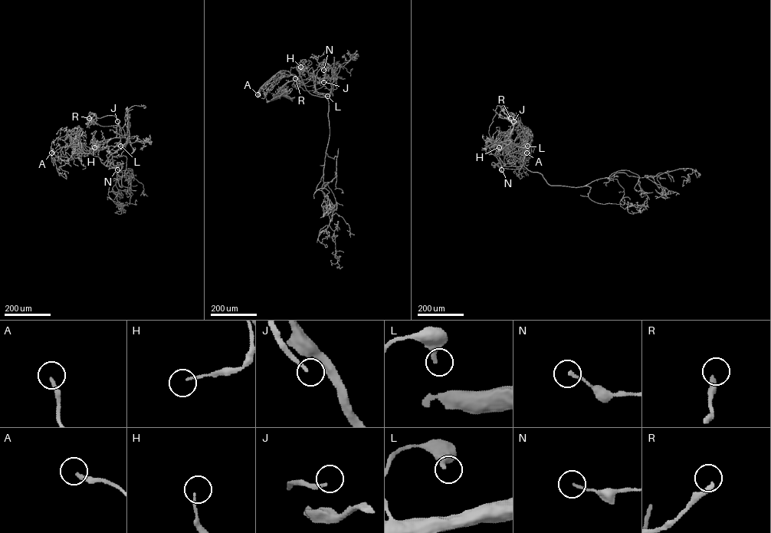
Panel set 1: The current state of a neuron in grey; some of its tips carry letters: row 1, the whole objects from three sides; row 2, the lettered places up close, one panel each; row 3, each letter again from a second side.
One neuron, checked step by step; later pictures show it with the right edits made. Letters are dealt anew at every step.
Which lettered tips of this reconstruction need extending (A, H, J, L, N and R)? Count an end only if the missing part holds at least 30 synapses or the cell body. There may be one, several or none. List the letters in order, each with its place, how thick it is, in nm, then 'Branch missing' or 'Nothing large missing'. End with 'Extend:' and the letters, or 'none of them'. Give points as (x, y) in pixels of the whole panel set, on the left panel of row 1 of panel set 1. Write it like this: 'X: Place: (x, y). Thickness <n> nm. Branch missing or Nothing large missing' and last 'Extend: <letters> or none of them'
A: Place: (51, 152). Thickness 200 nm. Nothing large missing
H: Place: (94, 147). Thickness 110 nm. Nothing large missing
J: Place: (117, 121). Thickness 180 nm. Nothing large missing
L: Place: (120, 146). Thickness 280 nm. Nothing large missing
N: Place: (117, 169). Thickness 120 nm. Nothing large missing
R: Place: (89, 118). Thickness 280 nm. Nothing large missing
Extend: none of them

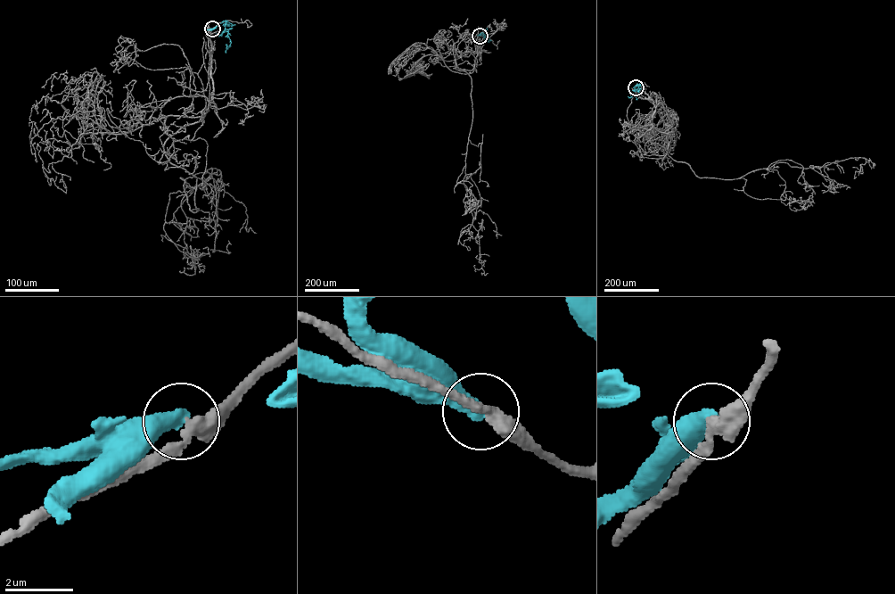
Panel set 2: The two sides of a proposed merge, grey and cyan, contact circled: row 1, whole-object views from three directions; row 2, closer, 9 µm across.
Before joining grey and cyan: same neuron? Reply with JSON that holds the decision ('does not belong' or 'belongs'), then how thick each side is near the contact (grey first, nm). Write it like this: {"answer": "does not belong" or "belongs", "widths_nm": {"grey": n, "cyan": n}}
{"answer": "does not belong", "widths_nm": {"grey": 360, "cyan": 480}}

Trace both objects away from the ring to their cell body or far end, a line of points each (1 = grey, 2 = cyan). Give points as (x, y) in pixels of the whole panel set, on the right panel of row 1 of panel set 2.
1: (636, 87), (628, 109), (628, 119), (638, 127), (653, 128), (651, 120), (655, 106), (644, 88)
2: (636, 87), (641, 84), (637, 94), (628, 96)

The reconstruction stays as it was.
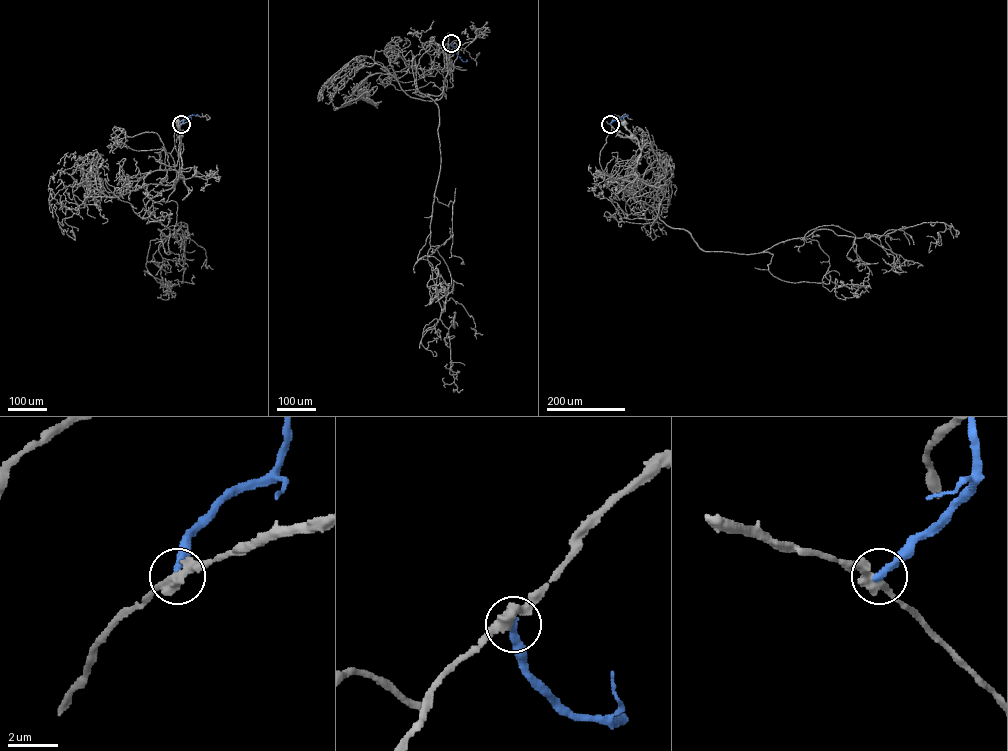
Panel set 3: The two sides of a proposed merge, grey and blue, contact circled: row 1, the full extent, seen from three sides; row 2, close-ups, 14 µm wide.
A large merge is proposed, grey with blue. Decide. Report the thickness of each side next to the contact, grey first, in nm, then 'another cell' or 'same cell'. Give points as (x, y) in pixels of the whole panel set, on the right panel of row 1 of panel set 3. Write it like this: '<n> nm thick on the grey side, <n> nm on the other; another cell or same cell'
440 nm thick on the grey side, 320 nm on the other; another cell

